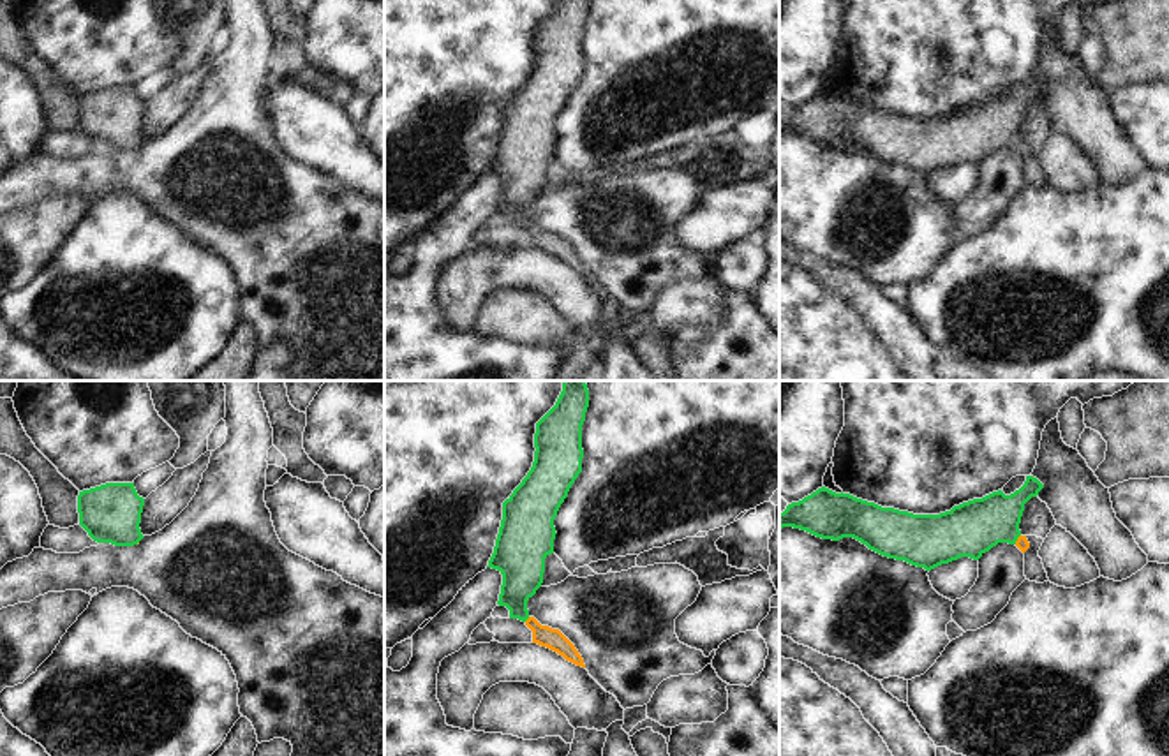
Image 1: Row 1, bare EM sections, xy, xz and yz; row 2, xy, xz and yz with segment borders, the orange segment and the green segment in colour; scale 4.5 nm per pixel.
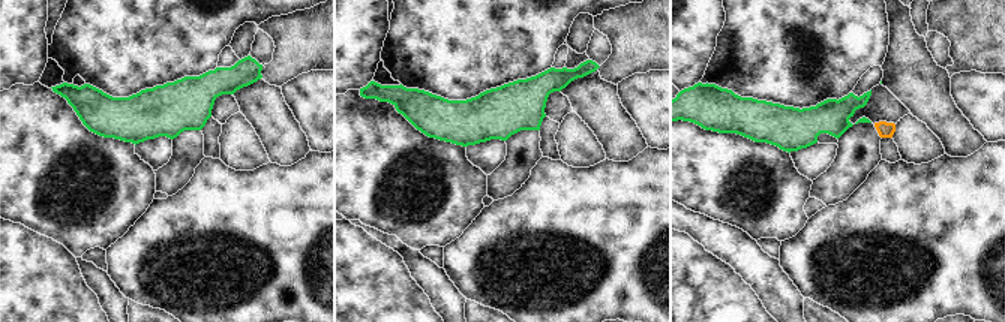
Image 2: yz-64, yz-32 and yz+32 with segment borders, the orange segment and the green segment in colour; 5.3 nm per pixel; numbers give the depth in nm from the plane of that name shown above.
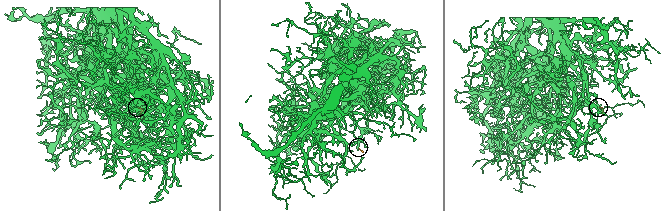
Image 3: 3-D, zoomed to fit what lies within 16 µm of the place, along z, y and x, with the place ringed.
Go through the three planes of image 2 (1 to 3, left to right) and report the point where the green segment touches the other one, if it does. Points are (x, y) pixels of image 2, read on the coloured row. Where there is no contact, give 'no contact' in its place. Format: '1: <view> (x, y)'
1: no contact
2: no contact
3: no contact

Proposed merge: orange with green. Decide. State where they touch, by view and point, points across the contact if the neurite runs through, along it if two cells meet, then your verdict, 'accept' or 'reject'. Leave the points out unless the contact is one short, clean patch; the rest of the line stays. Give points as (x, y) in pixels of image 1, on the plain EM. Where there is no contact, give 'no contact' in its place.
contact xz (528, 224); way xz (552, 244), (545, 242), (528, 224), (521, 217), (522, 170); accept

